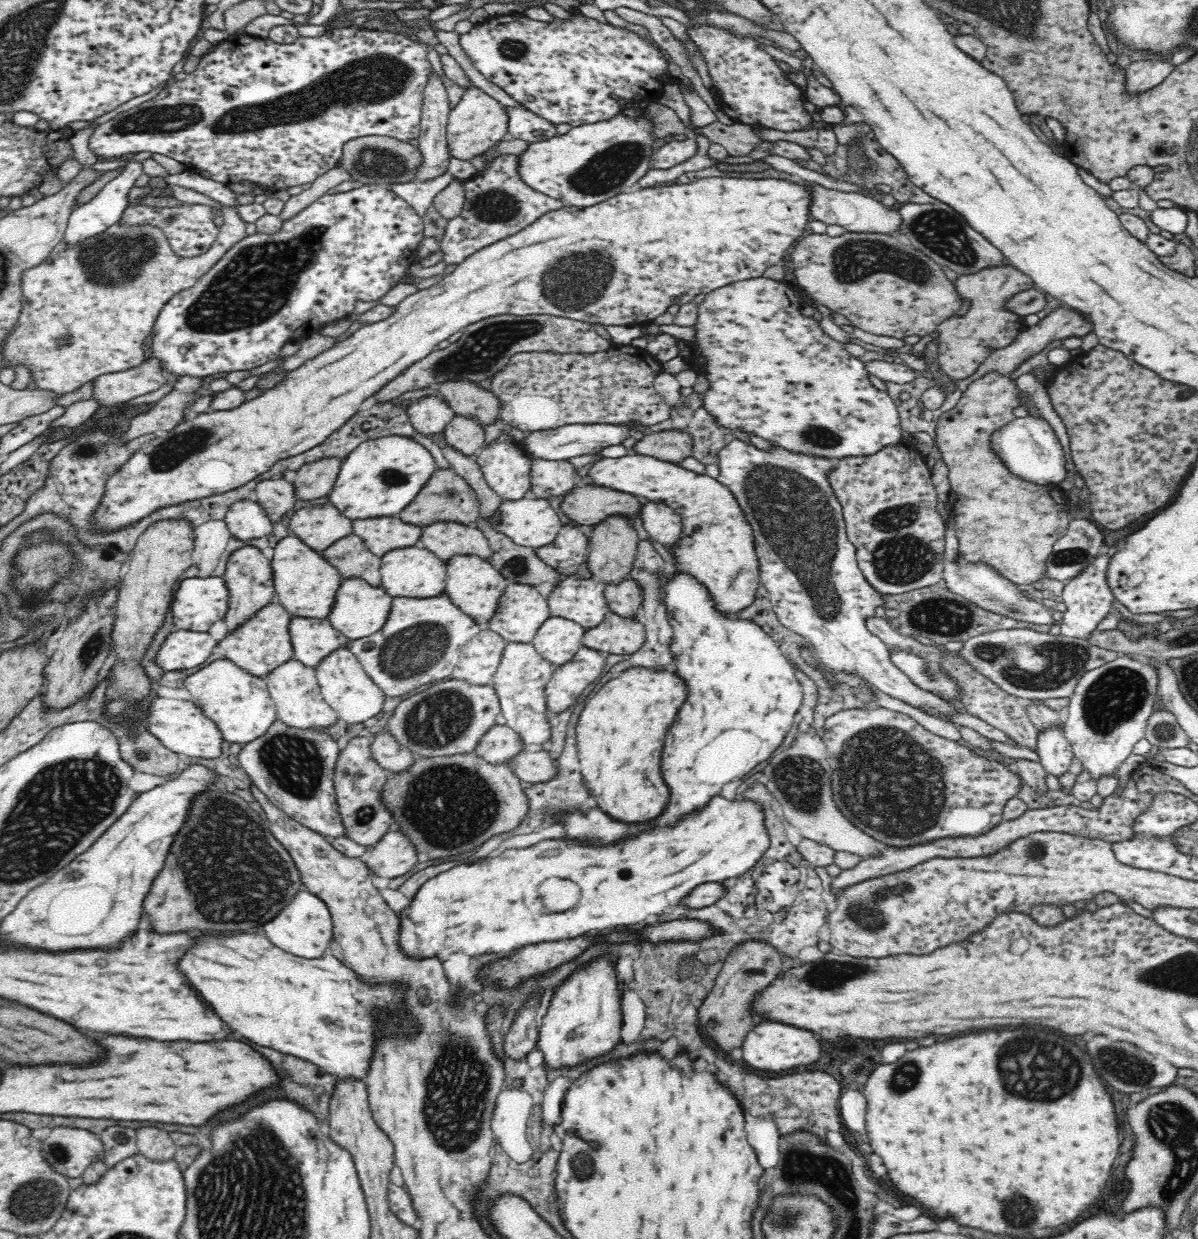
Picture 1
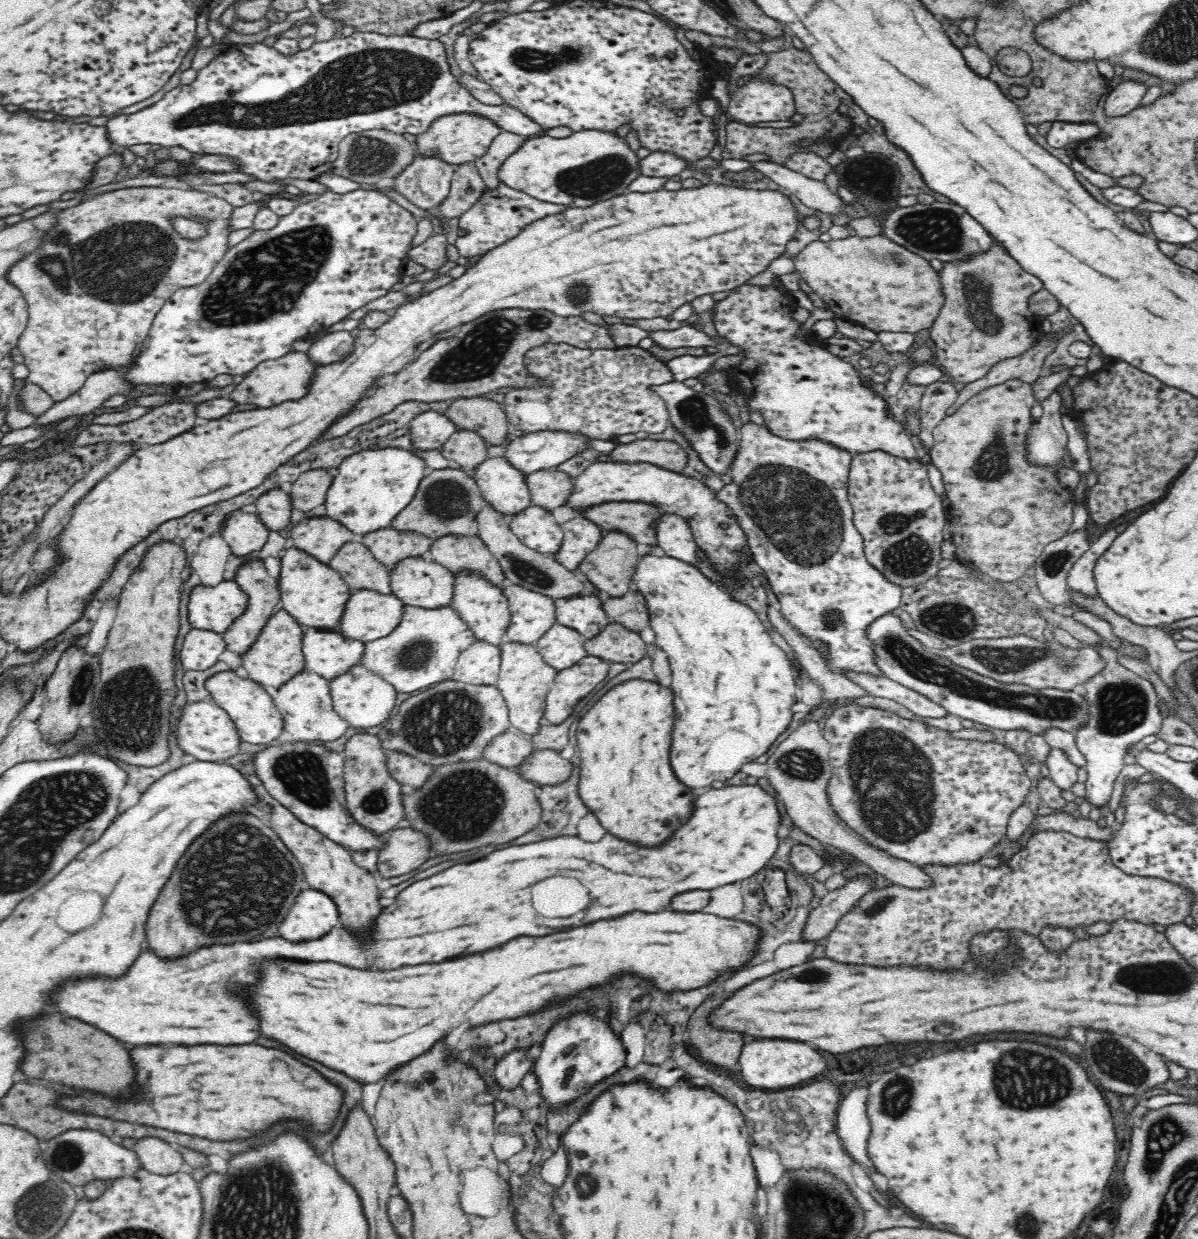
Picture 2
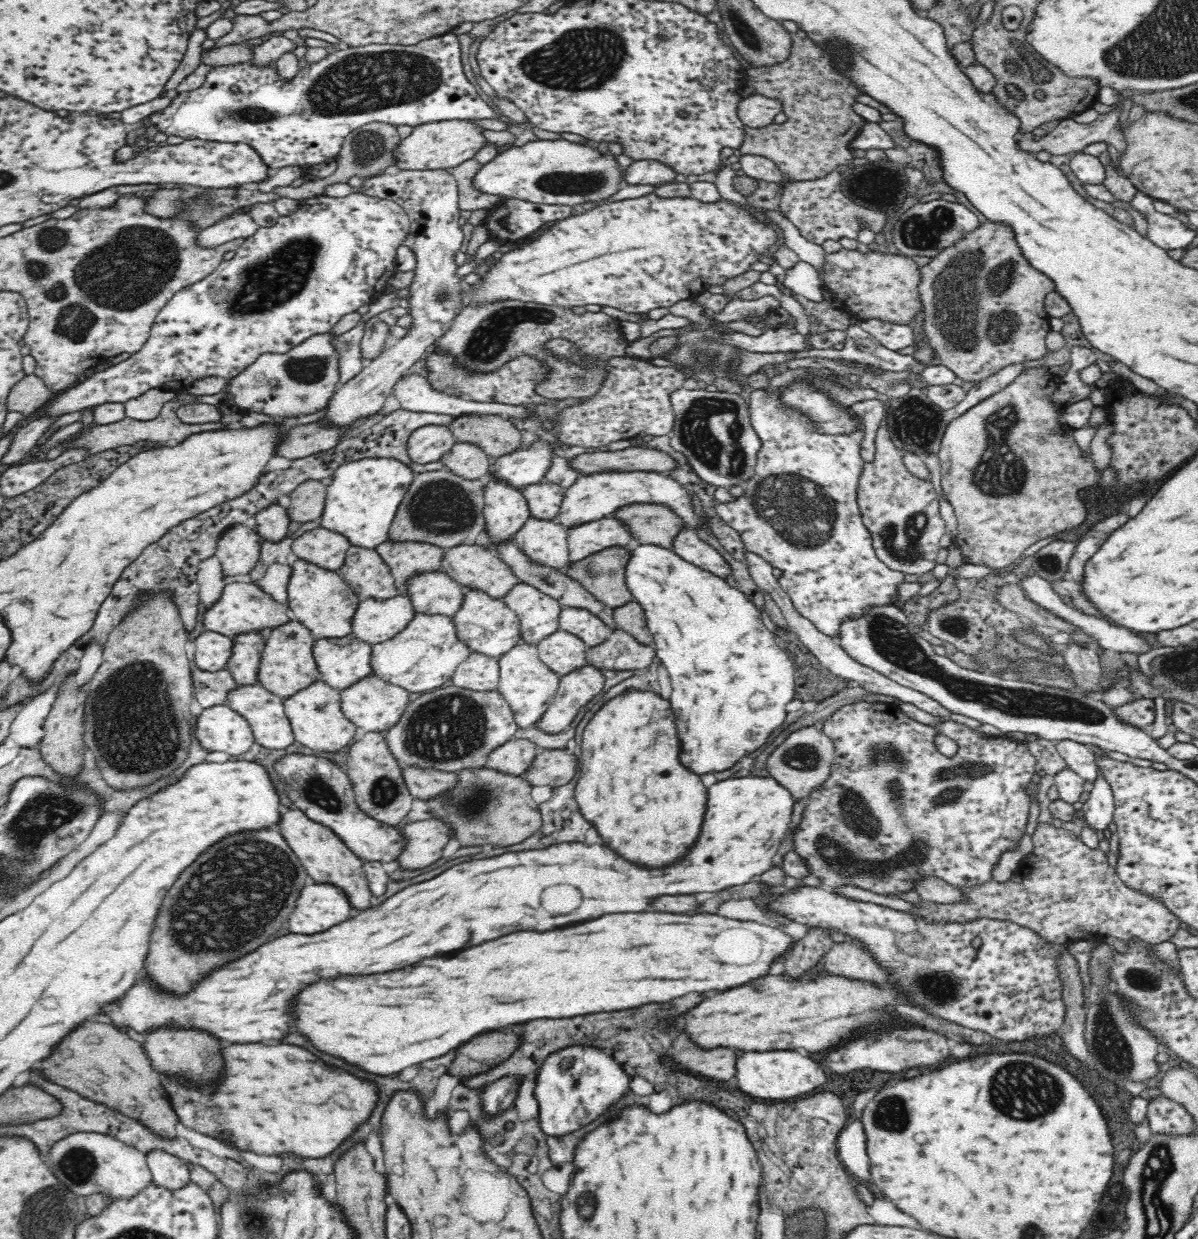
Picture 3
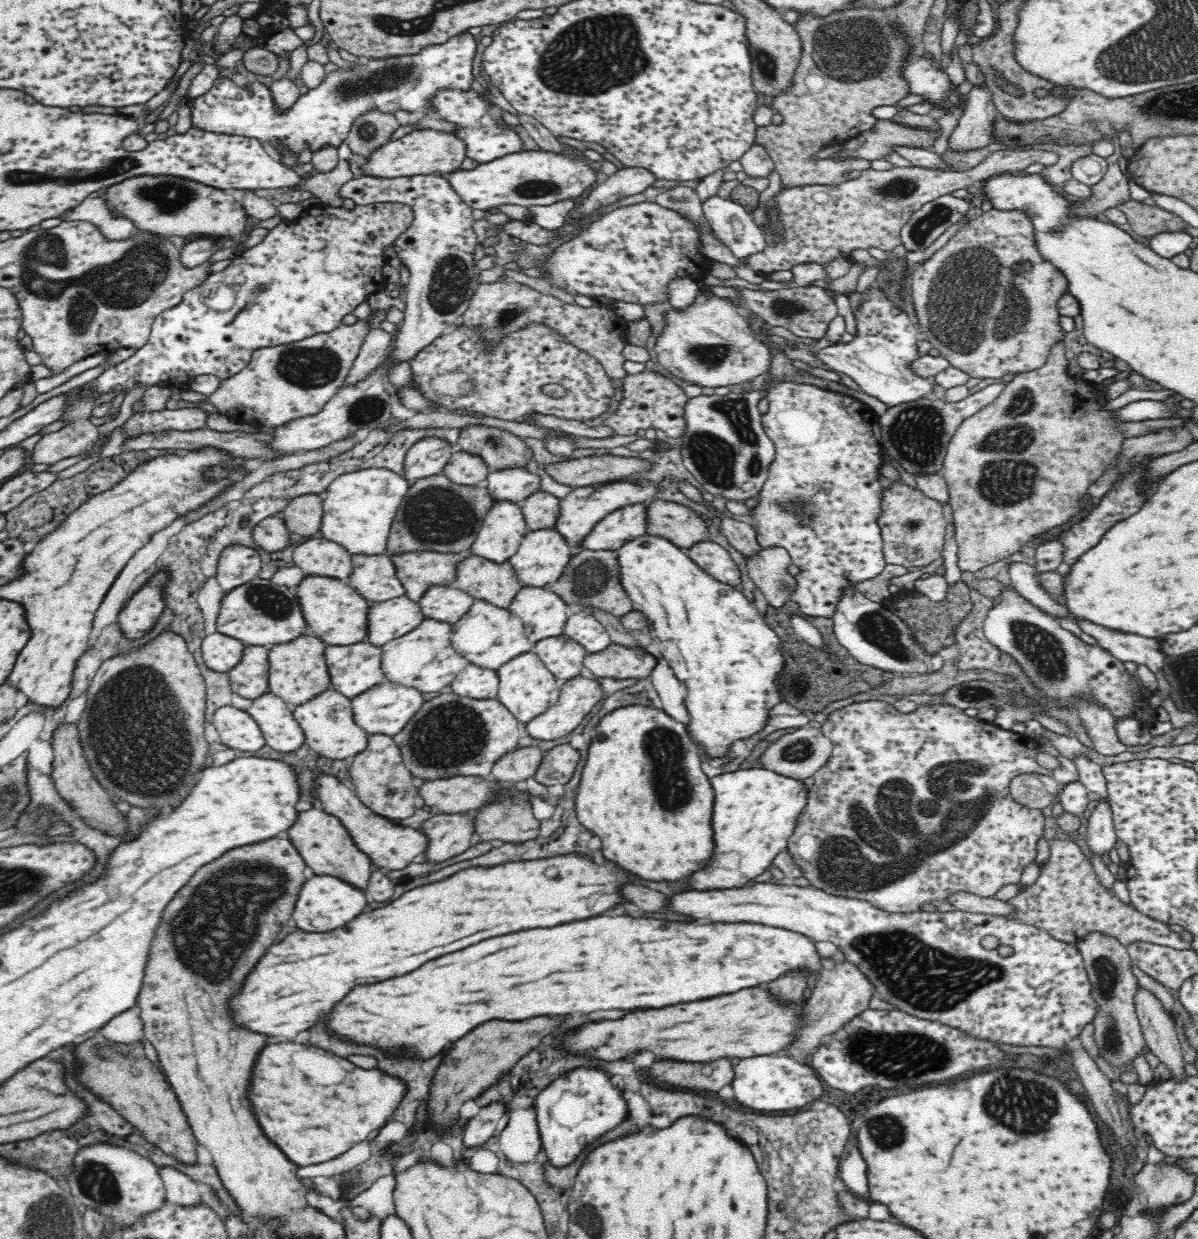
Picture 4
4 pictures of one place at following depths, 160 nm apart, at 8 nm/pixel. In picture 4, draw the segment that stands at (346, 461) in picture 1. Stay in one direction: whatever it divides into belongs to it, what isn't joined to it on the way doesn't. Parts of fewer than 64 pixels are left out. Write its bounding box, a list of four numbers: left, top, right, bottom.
[321,466,410,555]

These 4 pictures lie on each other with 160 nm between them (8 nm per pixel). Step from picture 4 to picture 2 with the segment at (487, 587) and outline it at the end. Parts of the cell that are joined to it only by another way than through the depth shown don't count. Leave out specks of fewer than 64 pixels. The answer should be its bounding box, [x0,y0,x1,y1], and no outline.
[427,534,505,584]

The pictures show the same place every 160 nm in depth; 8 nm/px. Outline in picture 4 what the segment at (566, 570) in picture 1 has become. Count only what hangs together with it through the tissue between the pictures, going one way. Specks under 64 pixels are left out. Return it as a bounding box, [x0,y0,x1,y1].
[575,504,646,551]

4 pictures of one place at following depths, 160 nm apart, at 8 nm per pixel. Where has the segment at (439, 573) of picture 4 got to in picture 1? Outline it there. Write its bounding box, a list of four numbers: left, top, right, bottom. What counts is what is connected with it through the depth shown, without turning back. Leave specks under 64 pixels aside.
[352,516,422,557]

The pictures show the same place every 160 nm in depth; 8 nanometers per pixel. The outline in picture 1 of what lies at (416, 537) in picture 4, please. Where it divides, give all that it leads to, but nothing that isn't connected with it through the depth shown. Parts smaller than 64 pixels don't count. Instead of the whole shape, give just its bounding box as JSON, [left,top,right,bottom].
[399,469,480,526]

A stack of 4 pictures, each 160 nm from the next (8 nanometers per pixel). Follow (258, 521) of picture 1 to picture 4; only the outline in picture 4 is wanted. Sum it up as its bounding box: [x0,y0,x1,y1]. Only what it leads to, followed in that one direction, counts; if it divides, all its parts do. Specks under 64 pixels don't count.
[215,544,261,593]

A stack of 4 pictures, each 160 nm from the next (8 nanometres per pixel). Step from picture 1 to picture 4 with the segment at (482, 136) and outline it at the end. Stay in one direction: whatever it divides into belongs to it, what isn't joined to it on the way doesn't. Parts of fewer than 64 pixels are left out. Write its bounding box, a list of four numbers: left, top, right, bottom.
[361,128,467,178]

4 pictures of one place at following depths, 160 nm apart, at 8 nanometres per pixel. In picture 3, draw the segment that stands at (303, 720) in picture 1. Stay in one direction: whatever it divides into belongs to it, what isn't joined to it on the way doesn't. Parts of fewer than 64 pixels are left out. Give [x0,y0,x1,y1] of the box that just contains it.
[283,678,357,752]

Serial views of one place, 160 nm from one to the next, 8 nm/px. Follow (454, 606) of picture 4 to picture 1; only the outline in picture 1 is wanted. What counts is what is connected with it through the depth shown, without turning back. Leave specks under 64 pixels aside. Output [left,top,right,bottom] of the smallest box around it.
[380,546,446,598]

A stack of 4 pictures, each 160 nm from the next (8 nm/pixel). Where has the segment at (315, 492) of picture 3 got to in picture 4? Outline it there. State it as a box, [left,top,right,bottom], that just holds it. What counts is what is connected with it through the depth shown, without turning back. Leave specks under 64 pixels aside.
[280,494,323,537]

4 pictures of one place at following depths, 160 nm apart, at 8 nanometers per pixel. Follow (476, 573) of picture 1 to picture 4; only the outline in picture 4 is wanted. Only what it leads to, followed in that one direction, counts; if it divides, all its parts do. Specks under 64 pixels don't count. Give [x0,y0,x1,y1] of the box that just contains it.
[451,599,533,670]

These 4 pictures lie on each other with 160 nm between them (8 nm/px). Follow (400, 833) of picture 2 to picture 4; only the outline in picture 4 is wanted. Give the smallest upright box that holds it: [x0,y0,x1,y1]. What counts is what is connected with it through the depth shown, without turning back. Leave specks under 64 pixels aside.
[420,813,476,862]

